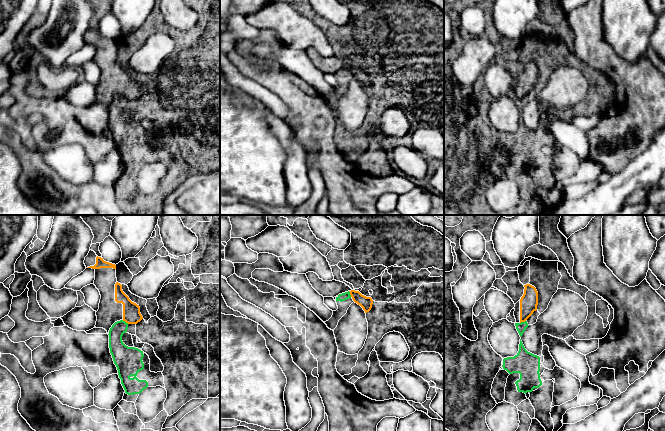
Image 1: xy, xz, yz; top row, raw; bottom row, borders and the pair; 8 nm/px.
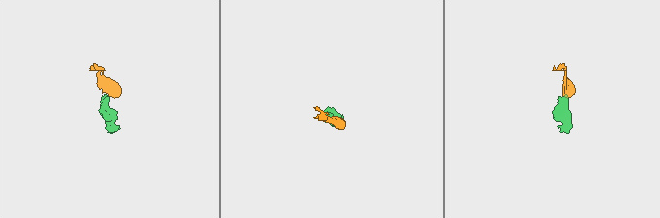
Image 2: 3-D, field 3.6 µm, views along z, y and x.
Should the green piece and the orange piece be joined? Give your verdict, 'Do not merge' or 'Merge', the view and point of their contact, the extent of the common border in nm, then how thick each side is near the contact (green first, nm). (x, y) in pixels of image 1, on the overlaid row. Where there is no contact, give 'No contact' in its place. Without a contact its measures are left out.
Do not merge. Touches green at xy (124, 321). Shared border 60 nm. Thickness 140 nm (green) against 140 nm

